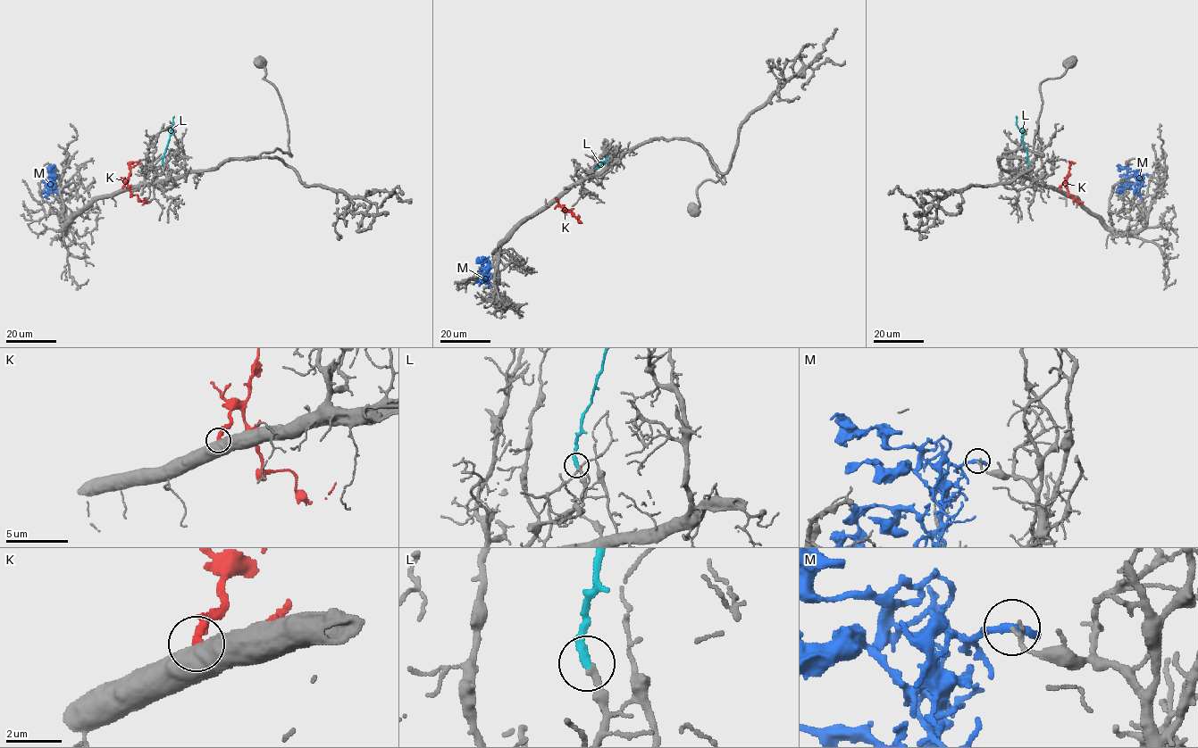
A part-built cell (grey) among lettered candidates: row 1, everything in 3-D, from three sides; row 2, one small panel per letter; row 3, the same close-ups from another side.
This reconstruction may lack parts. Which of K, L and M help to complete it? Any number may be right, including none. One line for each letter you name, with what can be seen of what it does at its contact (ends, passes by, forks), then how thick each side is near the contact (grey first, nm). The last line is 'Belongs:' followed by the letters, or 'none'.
L: it ends | 240/280 nm
Belongs: L

